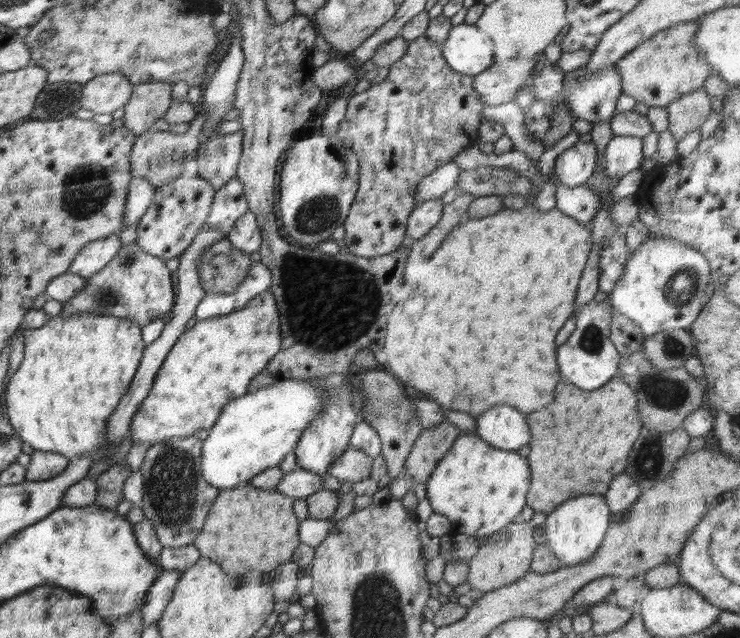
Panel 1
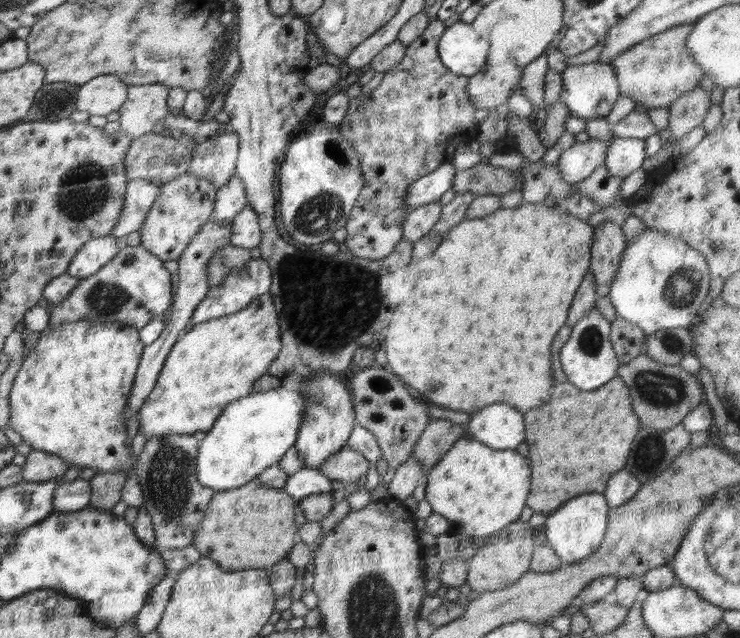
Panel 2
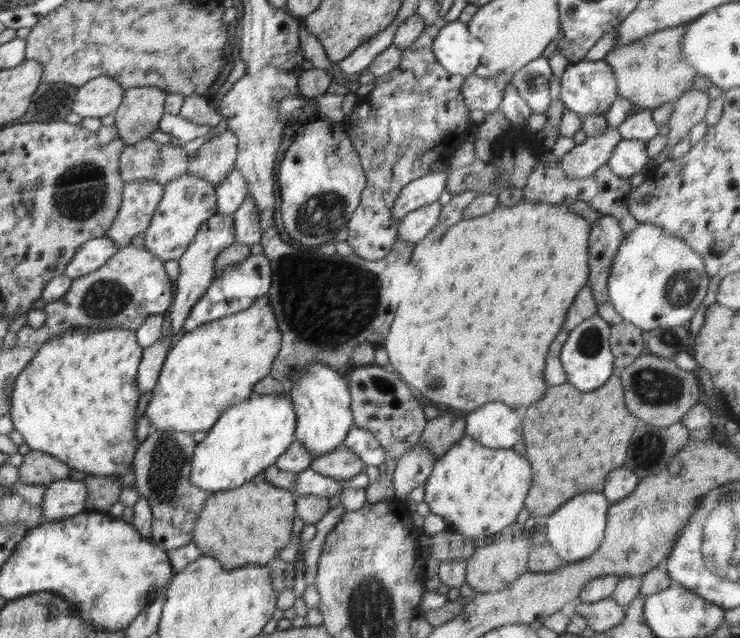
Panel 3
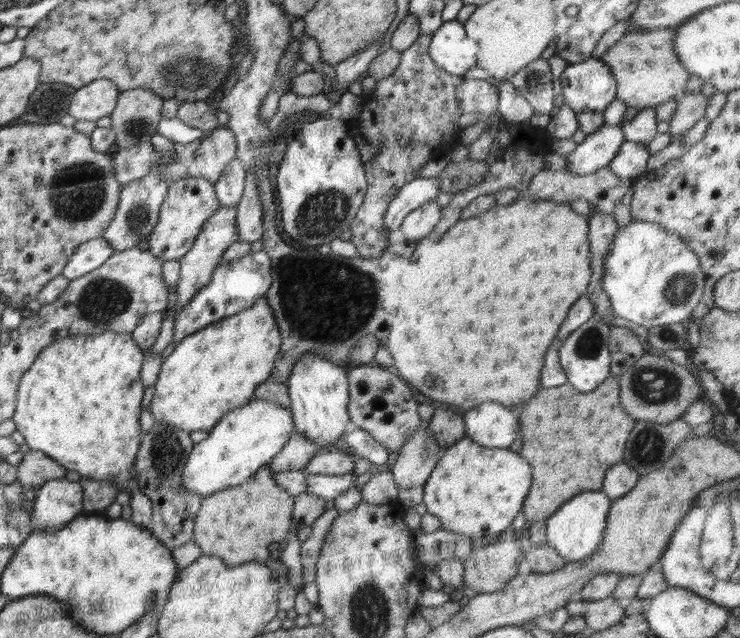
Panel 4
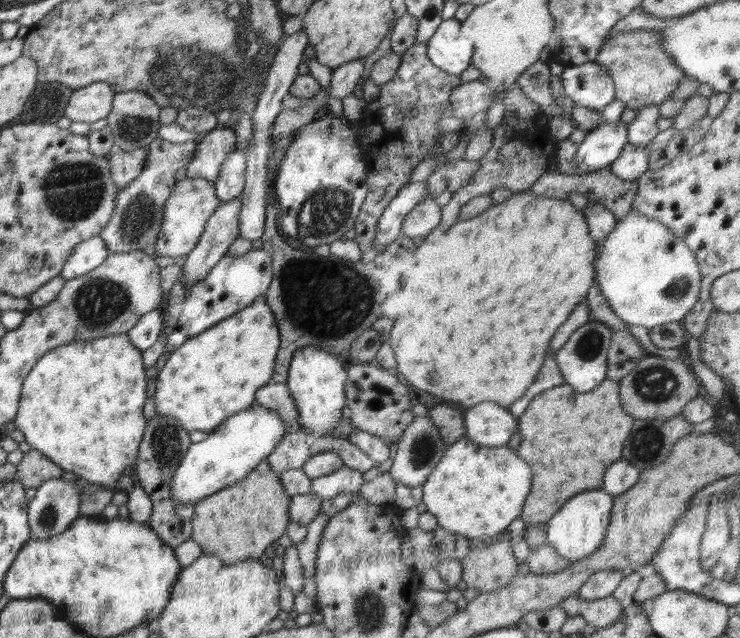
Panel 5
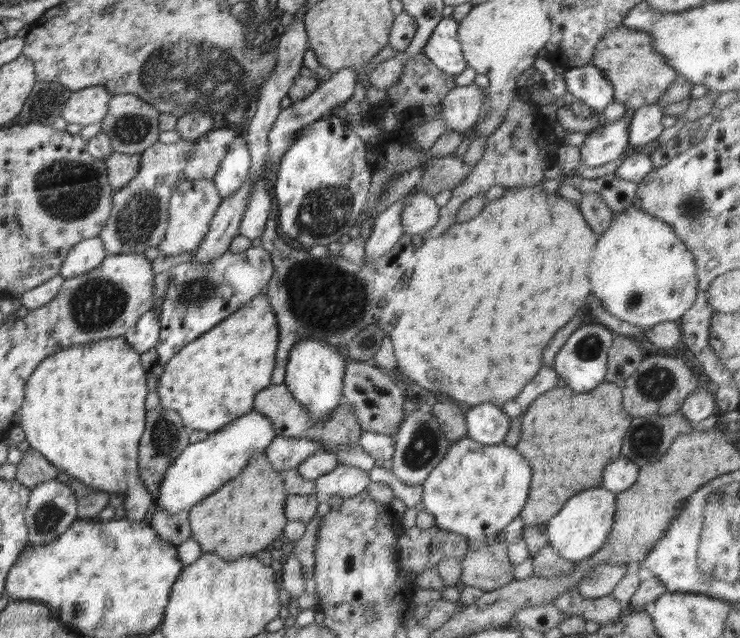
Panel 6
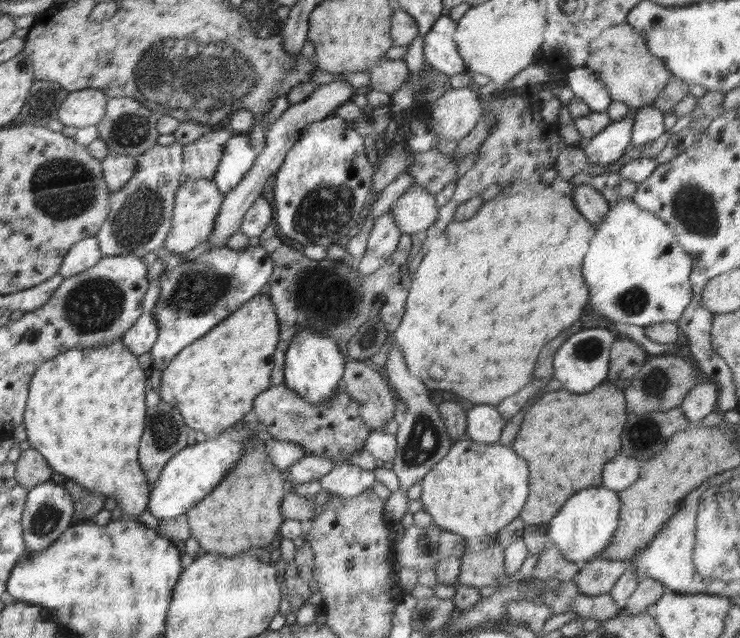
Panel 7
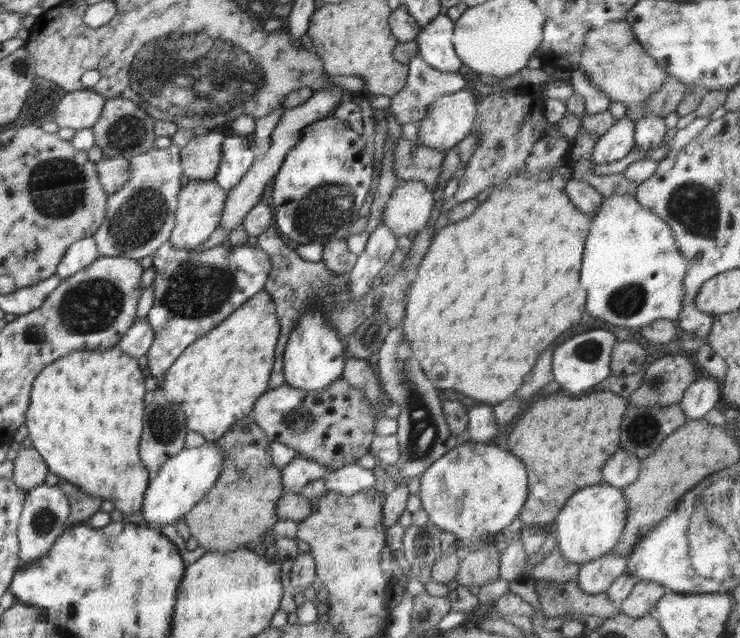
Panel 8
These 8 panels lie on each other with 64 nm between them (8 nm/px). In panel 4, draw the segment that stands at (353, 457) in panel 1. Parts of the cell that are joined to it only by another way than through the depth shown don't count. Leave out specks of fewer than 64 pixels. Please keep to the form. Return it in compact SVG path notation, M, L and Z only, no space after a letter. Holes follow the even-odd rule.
M324 448L310 459L310 462L303 468L305 475L336 475L354 474L353 458L334 448Z

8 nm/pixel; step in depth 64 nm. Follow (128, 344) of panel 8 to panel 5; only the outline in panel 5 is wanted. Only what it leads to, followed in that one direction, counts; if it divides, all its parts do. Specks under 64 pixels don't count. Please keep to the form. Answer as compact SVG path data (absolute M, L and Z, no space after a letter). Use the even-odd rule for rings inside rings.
M151 310L143 314L127 333L130 343L144 352L156 343L163 327L164 311Z

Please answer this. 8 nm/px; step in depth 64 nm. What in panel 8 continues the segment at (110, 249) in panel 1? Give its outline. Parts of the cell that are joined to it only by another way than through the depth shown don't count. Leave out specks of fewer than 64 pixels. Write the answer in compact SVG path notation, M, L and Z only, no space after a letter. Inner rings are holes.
M87 237L78 242L74 242L72 246L65 250L62 261L58 264L56 275L60 279L66 279L70 276L84 270L86 266L98 260L98 245L92 237Z

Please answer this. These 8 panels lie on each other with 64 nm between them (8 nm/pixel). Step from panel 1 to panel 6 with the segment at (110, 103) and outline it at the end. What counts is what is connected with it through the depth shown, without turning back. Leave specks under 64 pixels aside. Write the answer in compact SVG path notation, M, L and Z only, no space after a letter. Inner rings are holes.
M88 86L71 92L61 110L61 117L67 124L82 126L101 122L113 96L103 86Z

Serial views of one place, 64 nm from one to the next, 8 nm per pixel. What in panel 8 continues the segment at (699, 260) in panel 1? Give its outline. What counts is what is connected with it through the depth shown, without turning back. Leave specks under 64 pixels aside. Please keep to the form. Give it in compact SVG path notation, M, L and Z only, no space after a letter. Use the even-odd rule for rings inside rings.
M612 195L604 197L600 210L591 222L580 270L580 282L588 290L588 314L614 326L630 329L638 329L658 319L676 321L685 295L683 285L688 263L674 241L672 230L662 218L640 206L631 195Z

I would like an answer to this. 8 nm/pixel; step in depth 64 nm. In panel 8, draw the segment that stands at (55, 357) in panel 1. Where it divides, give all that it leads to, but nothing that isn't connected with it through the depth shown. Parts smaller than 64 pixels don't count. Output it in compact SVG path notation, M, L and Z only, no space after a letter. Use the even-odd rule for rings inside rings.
M118 346L111 347L106 351L74 351L58 360L55 360L52 364L48 365L38 376L34 379L31 391L30 402L26 412L25 424L28 428L28 437L32 440L32 446L41 454L43 461L47 464L48 470L58 477L62 481L66 481L72 485L78 486L82 492L89 494L90 496L98 496L104 501L108 500L113 502L116 510L119 510L123 514L130 514L140 510L142 508L142 501L144 493L150 484L149 470L147 466L141 462L139 457L138 444L140 442L140 436L144 430L144 418L143 412L145 409L144 404L144 379L146 376L142 373L140 367L138 367L138 359L132 358L127 354L124 354Z

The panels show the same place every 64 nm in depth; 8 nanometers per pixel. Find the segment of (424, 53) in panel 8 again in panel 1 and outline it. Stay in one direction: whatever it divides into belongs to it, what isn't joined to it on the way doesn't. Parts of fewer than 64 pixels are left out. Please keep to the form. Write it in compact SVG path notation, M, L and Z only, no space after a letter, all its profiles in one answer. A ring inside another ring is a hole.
M464 22L450 29L442 54L452 70L475 77L494 64L494 47L493 40L475 24Z

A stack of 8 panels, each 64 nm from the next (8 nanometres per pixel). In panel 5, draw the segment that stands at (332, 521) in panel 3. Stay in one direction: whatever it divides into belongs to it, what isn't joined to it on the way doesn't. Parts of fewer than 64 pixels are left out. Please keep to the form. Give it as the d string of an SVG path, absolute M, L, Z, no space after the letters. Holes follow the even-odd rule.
M330 508L325 513L318 513L314 520L311 520L307 524L306 536L300 541L295 543L295 547L298 551L299 561L303 566L303 575L306 579L312 579L315 573L315 560L322 536L322 531L332 515L336 513L335 508Z

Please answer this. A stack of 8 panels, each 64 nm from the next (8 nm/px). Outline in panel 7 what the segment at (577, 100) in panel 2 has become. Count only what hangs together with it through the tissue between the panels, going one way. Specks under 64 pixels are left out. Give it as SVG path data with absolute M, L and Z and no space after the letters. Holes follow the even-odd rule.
M586 66L567 72L568 86L576 97L580 97L592 113L604 112L612 104L607 86L597 79L595 72Z

